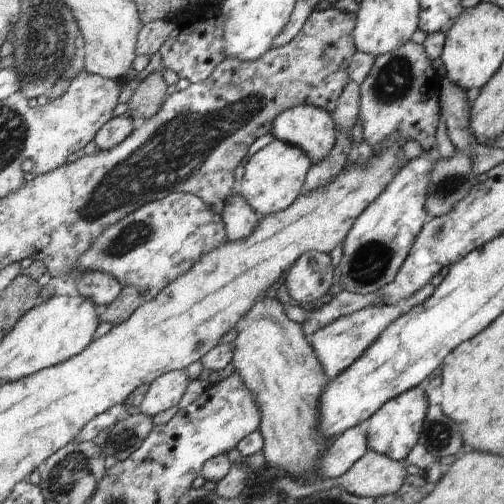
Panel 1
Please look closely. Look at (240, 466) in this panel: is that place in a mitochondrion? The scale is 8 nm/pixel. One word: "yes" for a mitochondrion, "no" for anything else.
no

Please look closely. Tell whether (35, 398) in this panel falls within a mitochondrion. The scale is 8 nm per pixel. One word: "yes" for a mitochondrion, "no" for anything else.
no

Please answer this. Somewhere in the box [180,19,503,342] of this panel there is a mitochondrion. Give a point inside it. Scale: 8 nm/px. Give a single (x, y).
(396, 79)

